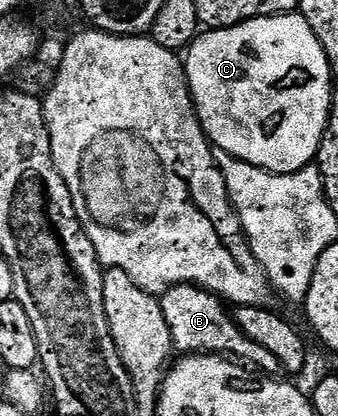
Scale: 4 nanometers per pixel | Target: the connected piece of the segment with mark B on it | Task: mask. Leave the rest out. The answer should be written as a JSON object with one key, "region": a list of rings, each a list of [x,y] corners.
{"region":[[[181,285],[165,291],[159,296],[159,301],[162,305],[162,317],[166,317],[166,325],[170,325],[172,345],[177,352],[222,355],[243,361],[253,368],[261,367],[256,369],[272,377],[281,374],[278,357],[274,357],[274,353],[268,352],[267,349],[262,349],[258,341],[247,339],[236,326],[233,316],[224,312],[225,304],[212,292],[195,285]]]}

